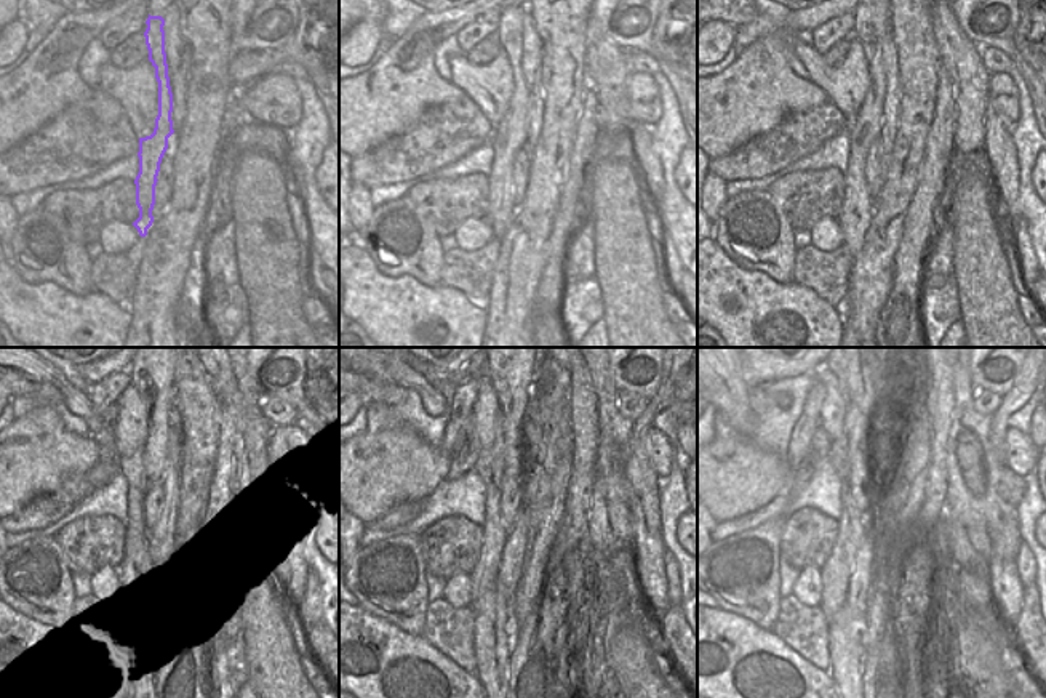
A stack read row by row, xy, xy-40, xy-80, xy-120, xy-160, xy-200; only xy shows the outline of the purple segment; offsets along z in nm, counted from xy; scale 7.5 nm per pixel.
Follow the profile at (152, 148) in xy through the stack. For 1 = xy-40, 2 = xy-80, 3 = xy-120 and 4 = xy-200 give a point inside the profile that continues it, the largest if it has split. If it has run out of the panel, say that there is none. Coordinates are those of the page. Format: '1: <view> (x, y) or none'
1: xy-40 (509, 138)
2: xy-80 (867, 127)
3: xy-120 (159, 396)
4: xy-200 (875, 397)

